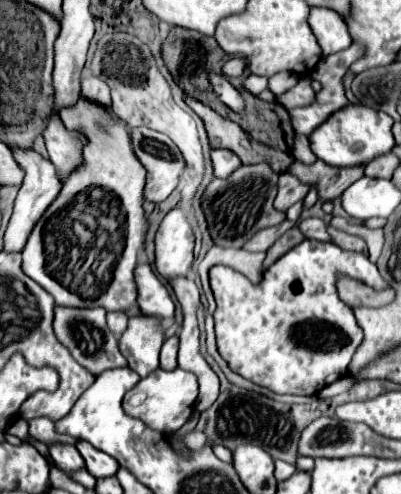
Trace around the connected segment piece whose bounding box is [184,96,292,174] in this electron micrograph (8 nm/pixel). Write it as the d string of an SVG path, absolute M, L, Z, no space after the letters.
M184 96L184 102L202 118L206 134L208 134L208 142L212 148L220 146L220 148L232 150L240 158L242 164L268 162L270 168L278 174L286 172L288 166L292 164L290 154L282 154L278 150L252 142L248 138L248 134L244 134L244 130L240 130L240 126L236 126L236 122L228 122L226 118L220 118L220 114L216 114L212 108L204 106L202 102L198 102L190 96Z

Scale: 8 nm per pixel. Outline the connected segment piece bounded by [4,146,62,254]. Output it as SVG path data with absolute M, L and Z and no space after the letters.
M8 146L8 148L12 150L12 156L16 158L18 166L24 170L24 180L22 180L22 186L20 186L20 190L16 194L16 200L14 200L14 212L12 212L8 228L4 232L4 252L16 254L16 252L22 252L30 232L34 230L36 222L44 216L50 202L58 196L62 184L56 178L56 168L52 166L52 162L48 158L40 156L32 148L18 148L18 146Z

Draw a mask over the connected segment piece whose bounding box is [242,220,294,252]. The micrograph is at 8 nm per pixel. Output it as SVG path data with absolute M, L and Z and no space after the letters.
M284 220L284 222L278 224L278 226L270 226L270 228L266 228L266 230L260 230L260 232L256 232L242 248L248 250L248 252L266 252L266 250L274 244L274 240L280 238L280 234L284 234L284 232L286 232L288 228L292 228L292 226L294 226L292 222Z

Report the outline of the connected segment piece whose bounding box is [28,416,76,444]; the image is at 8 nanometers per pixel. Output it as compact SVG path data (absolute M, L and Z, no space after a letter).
M46 416L32 418L28 424L30 424L30 434L34 438L46 442L46 444L52 444L52 442L72 442L74 444L76 442L76 440L72 440L68 436L58 436L56 428L54 428L54 422L50 418L46 418Z

